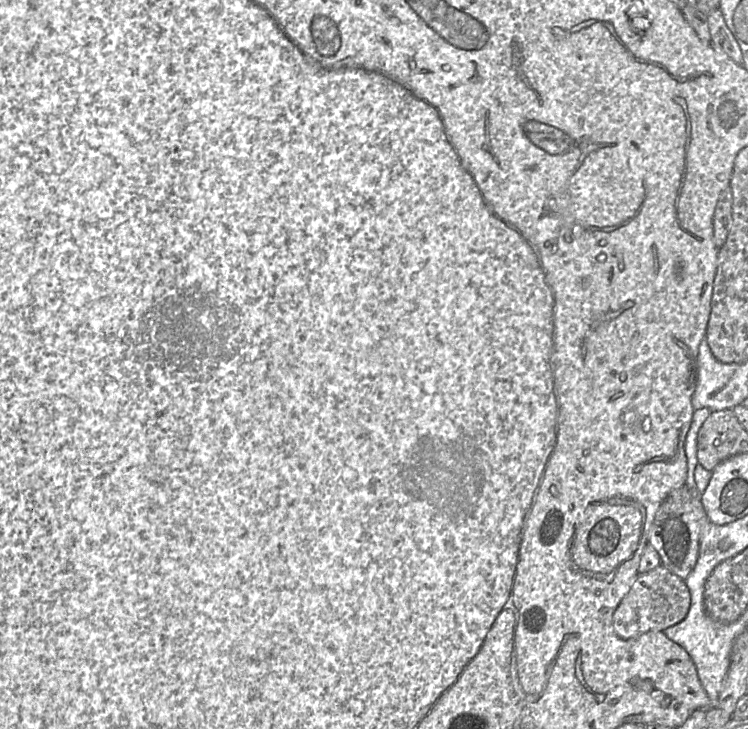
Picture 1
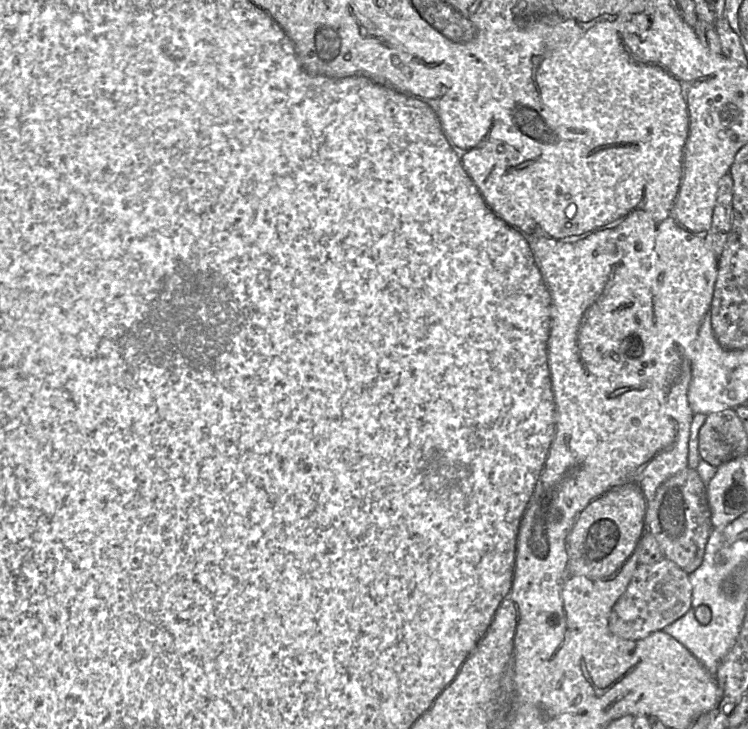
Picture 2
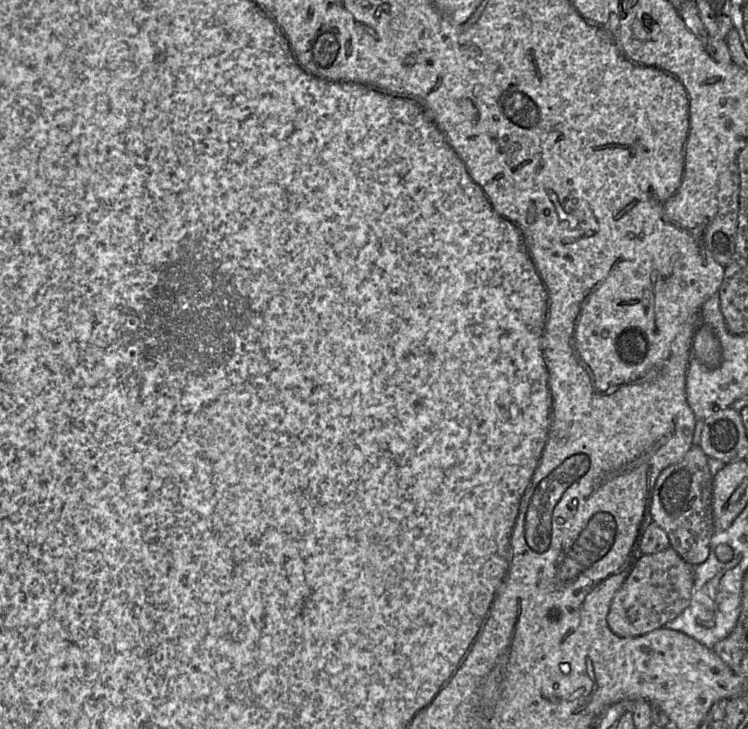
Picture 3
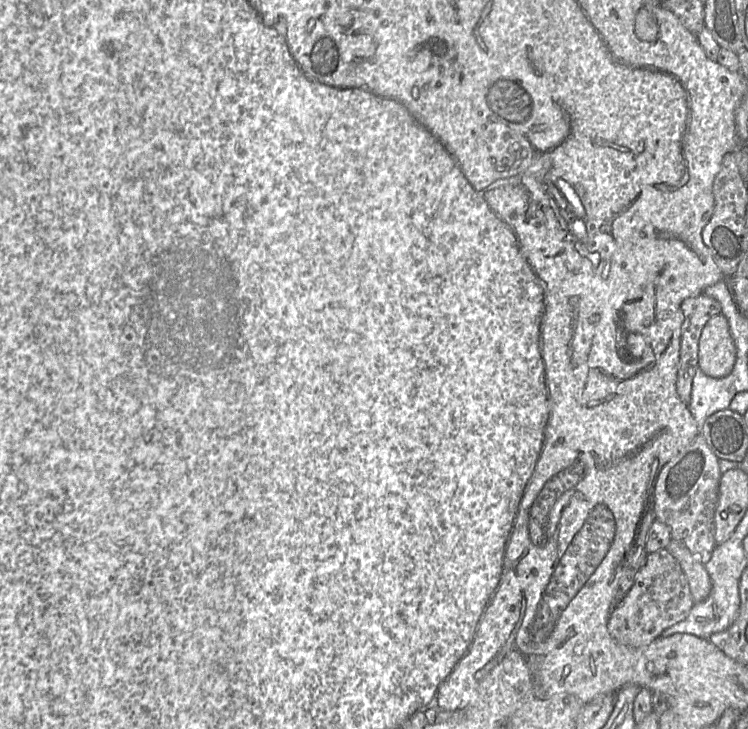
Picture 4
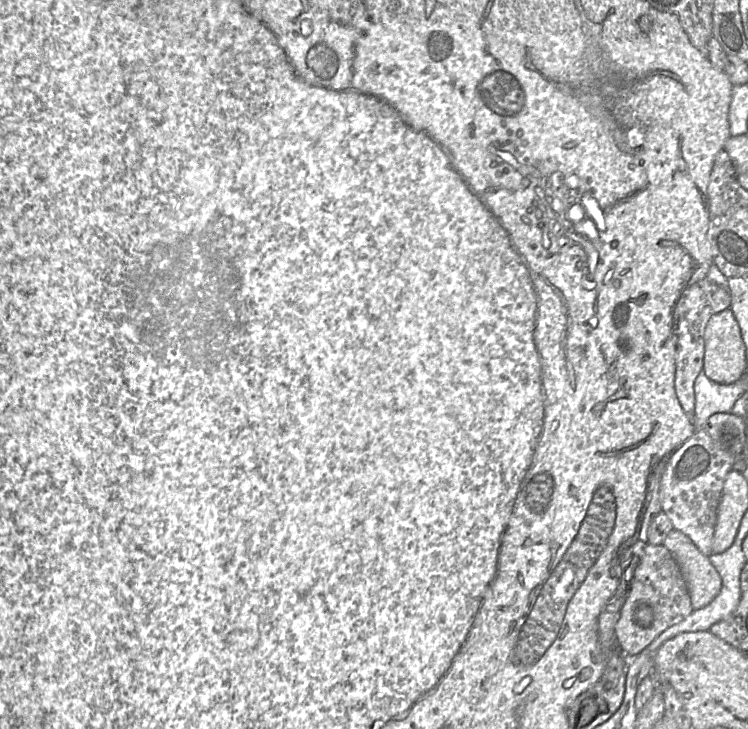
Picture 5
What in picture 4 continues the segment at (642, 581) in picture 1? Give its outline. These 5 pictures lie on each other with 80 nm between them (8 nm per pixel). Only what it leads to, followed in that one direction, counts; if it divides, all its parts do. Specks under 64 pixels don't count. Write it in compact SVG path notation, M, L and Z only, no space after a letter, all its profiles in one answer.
M660 549L647 554L645 564L635 575L633 586L613 607L607 627L619 643L634 648L644 647L660 637L665 629L684 620L694 604L688 580L679 562L668 549Z

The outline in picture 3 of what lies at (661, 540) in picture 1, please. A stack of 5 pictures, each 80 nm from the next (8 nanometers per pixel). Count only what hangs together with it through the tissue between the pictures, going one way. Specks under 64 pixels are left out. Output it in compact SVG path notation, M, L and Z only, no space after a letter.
M692 445L682 460L659 474L650 500L651 520L666 532L669 547L693 567L707 560L714 534L713 475L708 466L708 458L700 445Z

